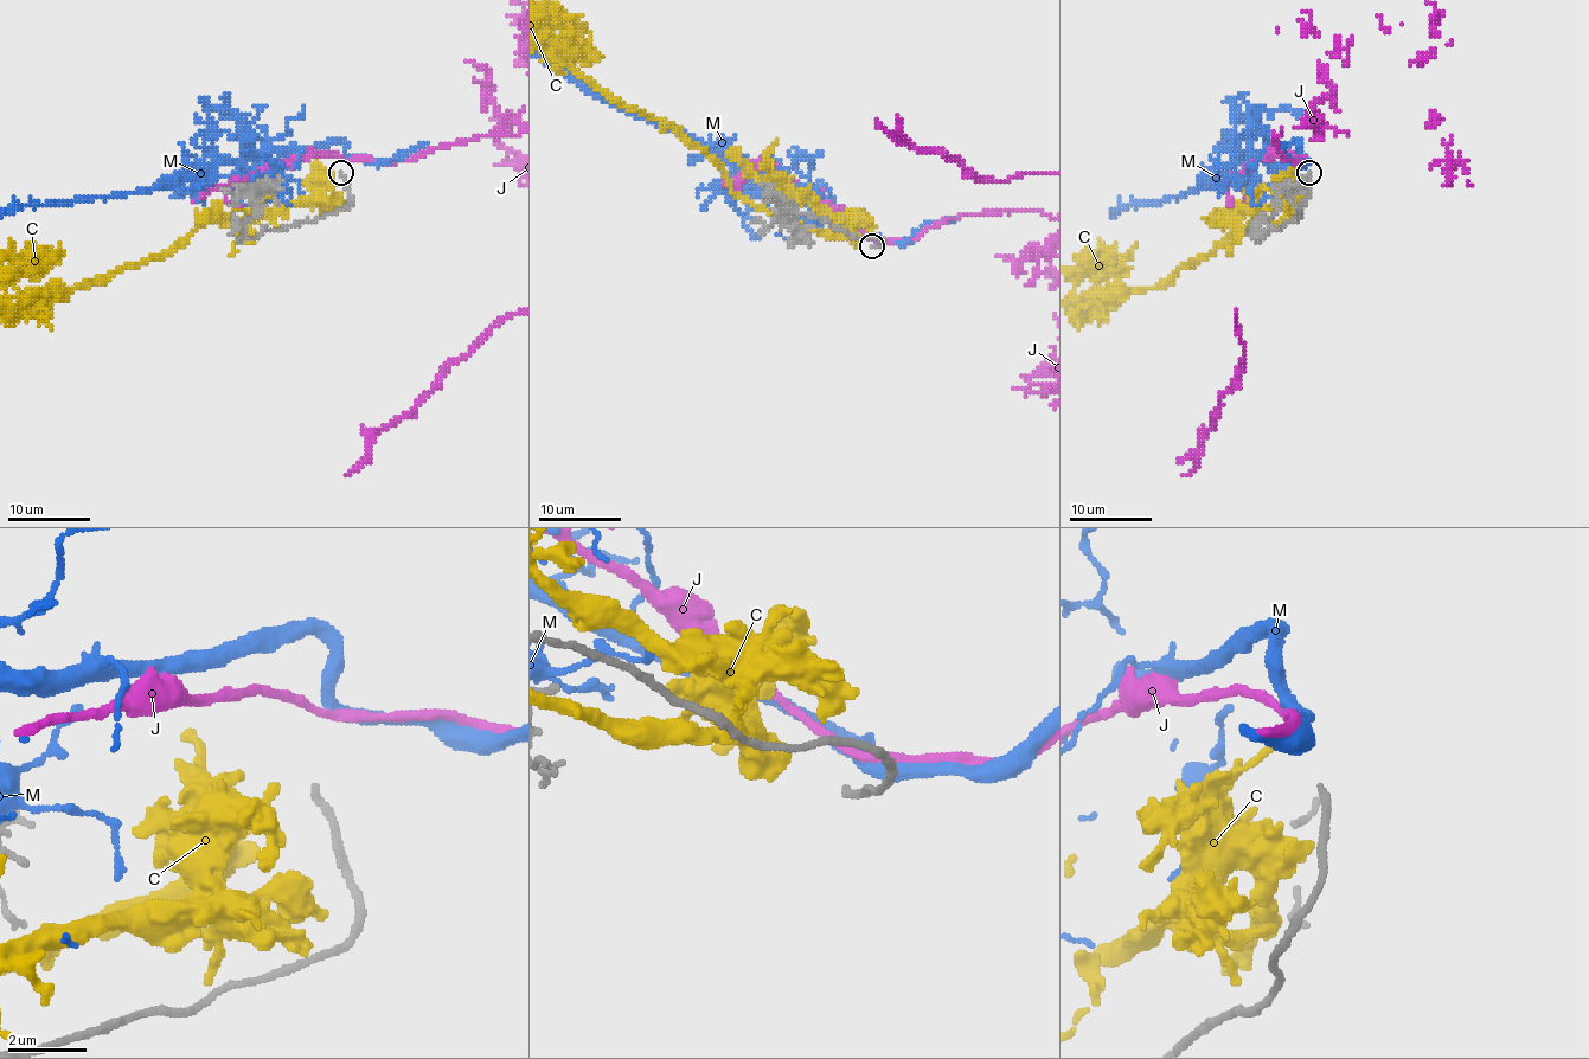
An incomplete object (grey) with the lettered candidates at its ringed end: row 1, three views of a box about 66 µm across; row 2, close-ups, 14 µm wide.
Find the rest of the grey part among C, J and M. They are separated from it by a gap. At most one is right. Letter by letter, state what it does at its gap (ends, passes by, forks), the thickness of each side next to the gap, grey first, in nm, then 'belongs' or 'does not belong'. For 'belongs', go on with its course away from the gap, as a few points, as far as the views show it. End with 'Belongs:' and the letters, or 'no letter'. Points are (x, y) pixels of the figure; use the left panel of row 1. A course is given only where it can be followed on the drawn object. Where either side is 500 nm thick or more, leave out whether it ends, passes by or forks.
C: it ends | 180/320 nm | does not belong
J: it passes by | 180/240 nm | does not belong
M: it passes by | 180/340 nm | does not belong
Belongs: no letter

